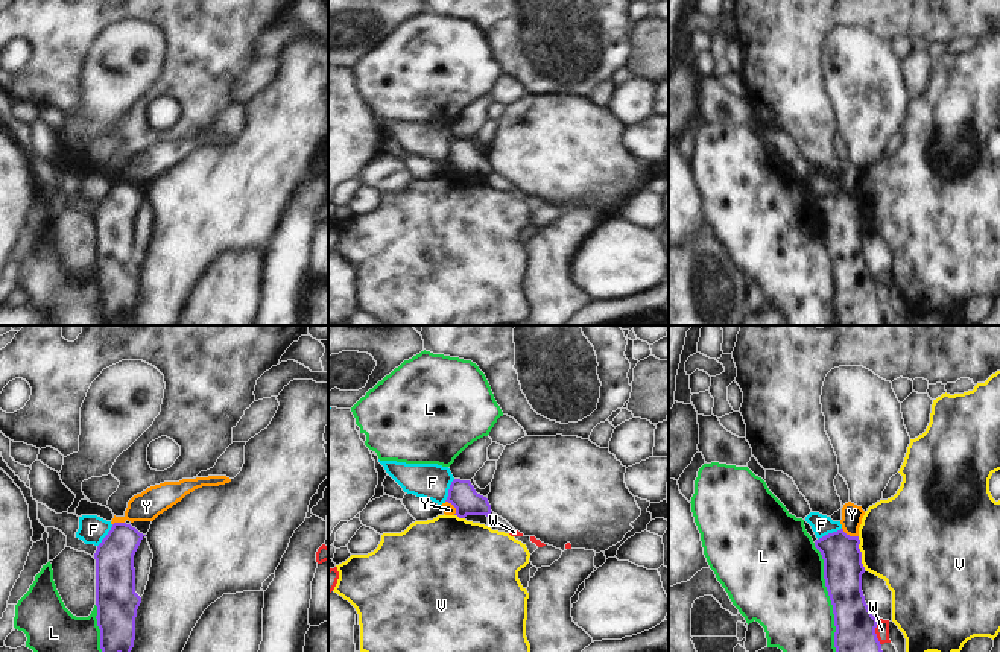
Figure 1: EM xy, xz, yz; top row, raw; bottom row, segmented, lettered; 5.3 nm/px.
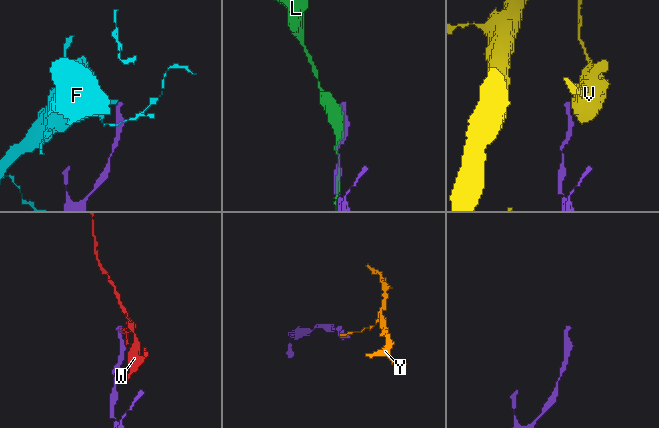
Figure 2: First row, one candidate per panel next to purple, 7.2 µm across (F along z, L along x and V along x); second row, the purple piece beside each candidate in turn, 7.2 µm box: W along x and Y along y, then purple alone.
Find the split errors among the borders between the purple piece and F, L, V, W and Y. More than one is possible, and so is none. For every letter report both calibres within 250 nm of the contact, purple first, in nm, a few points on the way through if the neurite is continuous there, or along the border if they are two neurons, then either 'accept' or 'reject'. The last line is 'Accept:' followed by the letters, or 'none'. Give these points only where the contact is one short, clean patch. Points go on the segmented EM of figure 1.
F: 200 nm thick on the purple side, 110 nm on the other; border along yz (841, 528), (818, 540); reject
L: 220 nm thick on the purple side, 440 nm on the other; reject
V: 200 nm thick on the purple side, 480 nm on the other; border along yz (857, 537), (860, 560), (865, 569); reject
W: 220 nm thick on the purple side, 70 nm on the other; border along yz (876, 619), (876, 637), (880, 645); reject
Y: 200 nm thick on the purple side, 110 nm on the other; border along yz (842, 528), (847, 534), (857, 537); reject
Accept: none

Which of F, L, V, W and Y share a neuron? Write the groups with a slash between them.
F / L / V / W / Y

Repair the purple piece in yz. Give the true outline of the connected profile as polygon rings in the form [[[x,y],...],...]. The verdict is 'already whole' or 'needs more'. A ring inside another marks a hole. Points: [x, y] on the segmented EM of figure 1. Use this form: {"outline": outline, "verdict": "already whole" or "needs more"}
{"outline": [[[843,529],[828,533],[815,541],[815,547],[824,559],[825,587],[833,605],[834,614],[834,647],[836,652],[883,652],[877,638],[877,617],[869,611],[862,591],[862,552],[859,536],[850,536]]], "verdict": "already whole"}

